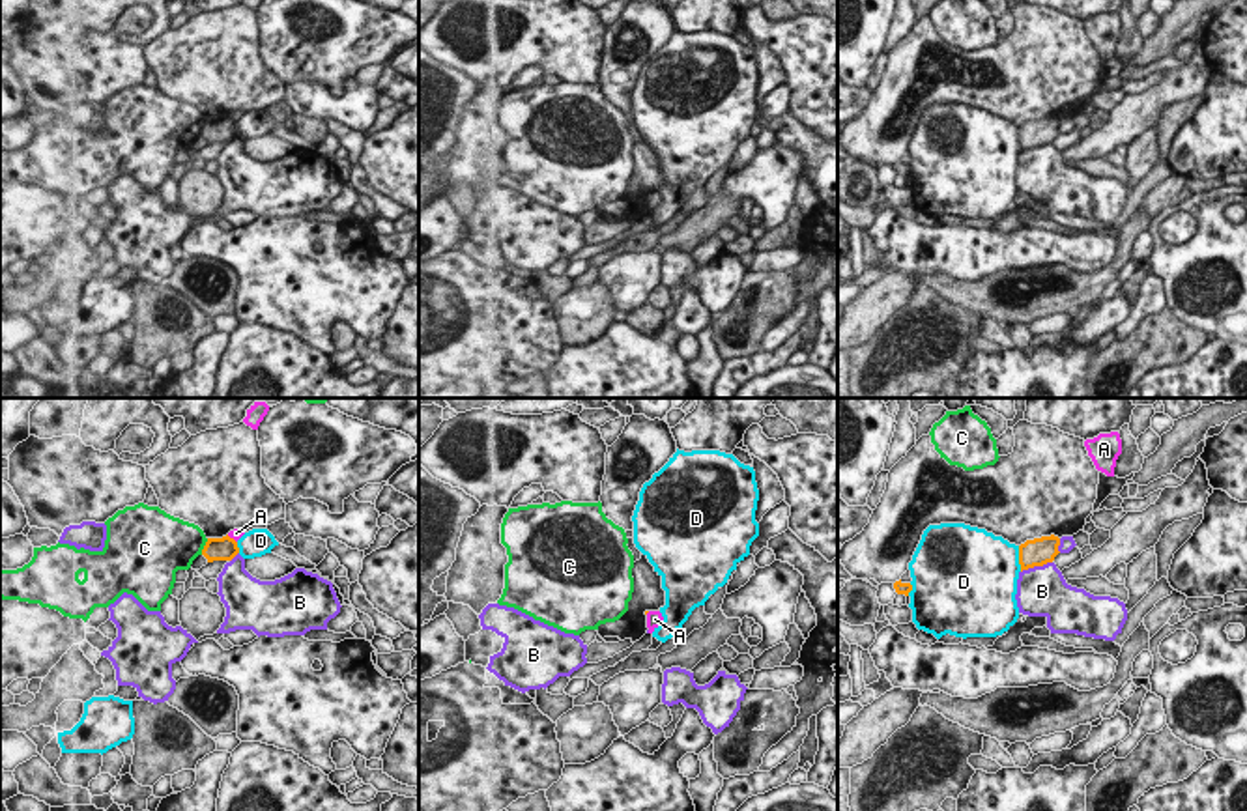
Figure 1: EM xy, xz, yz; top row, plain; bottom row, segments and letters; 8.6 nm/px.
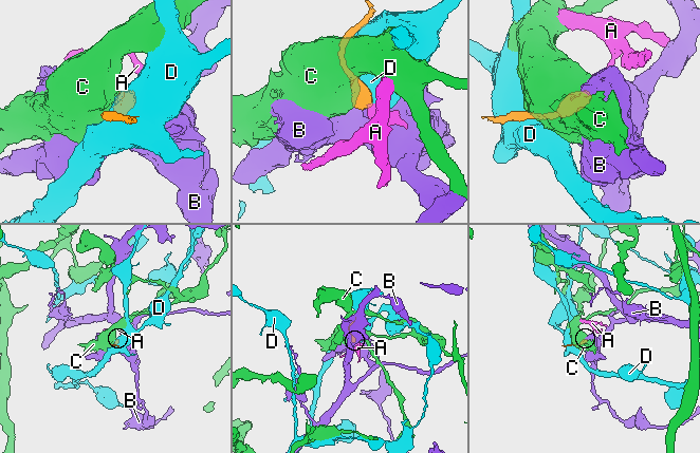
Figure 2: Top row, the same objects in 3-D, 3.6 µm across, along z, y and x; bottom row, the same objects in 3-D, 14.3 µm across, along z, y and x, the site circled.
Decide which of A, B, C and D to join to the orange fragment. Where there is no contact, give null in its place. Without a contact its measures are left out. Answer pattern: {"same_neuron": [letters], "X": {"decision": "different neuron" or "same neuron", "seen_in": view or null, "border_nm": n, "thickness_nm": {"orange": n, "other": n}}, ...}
{"same_neuron": [], "A": {"decision": "different neuron", "seen_in": "xy", "border_nm": 120, "thickness_nm": {"orange": 200, "other": 90}}, "B": {"decision": "different neuron", "seen_in": "yz", "border_nm": 280, "thickness_nm": {"orange": 240, "other": 440}}, "C": {"decision": "different neuron", "seen_in": "xy", "border_nm": 160, "thickness_nm": {"orange": 200, "other": 400}}, "D": {"decision": "different neuron", "seen_in": "yz", "border_nm": 220, "thickness_nm": {"orange": 240, "other": 480}}}

